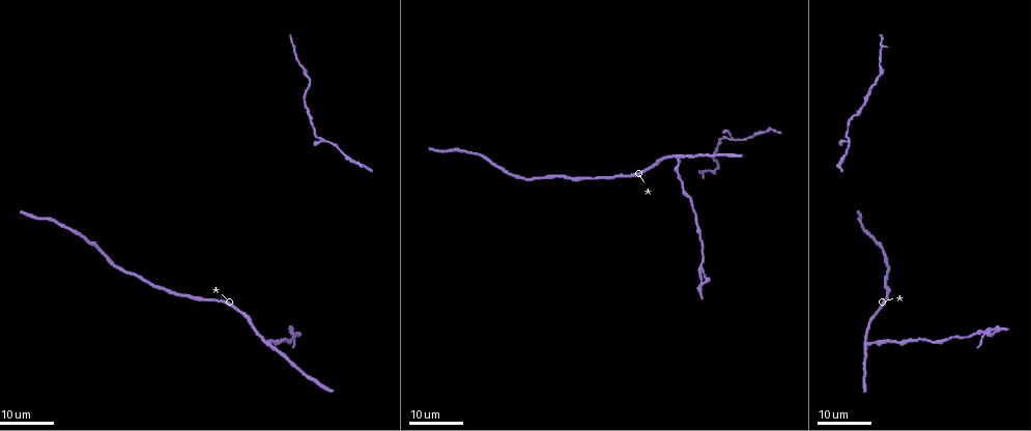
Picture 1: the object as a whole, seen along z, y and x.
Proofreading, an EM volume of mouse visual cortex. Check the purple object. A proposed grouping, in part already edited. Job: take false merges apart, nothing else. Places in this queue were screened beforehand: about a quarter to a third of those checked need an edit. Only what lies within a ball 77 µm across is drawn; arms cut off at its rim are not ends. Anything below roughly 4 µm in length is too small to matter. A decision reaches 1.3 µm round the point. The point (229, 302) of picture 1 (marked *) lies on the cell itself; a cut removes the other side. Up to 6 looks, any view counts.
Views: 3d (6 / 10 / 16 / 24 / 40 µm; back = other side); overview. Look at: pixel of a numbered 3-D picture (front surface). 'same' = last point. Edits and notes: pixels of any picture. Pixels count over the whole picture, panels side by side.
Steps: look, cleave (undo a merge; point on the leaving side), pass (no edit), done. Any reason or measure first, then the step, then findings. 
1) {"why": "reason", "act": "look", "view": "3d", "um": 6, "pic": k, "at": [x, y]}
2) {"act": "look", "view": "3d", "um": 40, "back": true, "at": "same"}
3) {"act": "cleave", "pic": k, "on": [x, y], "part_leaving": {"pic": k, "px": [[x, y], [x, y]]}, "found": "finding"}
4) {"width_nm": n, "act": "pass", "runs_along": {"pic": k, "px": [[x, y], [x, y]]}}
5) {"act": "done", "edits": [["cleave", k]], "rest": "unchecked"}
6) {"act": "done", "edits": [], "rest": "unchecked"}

{"why": "sudden change in width", "act": "look", "view": "3d", "um": 24, "pic": 1, "at": [684, 191]}

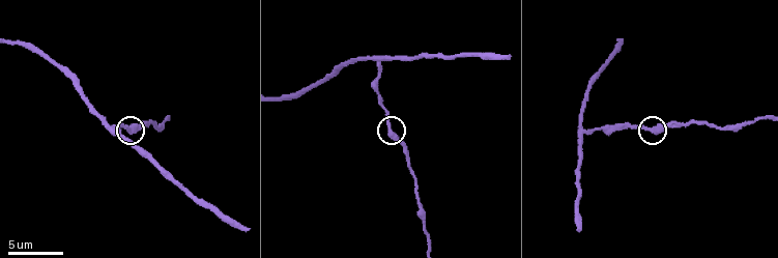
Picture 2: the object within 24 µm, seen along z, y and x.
{"why": "zoom in", "act": "look", "view": "3d", "um": 10, "pic": 2, "at": [388, 126]}

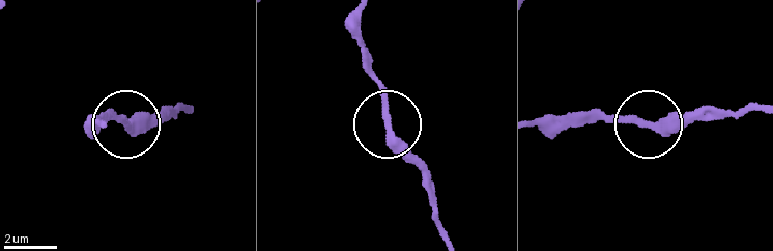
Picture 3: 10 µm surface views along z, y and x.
{"width_nm": 300, "act": "pass", "runs_along": {"pic": 3, "px": [[540, 124], [692, 119]]}, "found": "continuous, no second cell"}

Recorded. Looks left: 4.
{"why": "side arm on a straight run", "act": "look", "view": "3d", "um": 10, "pic": 2, "at": [117, 133]}

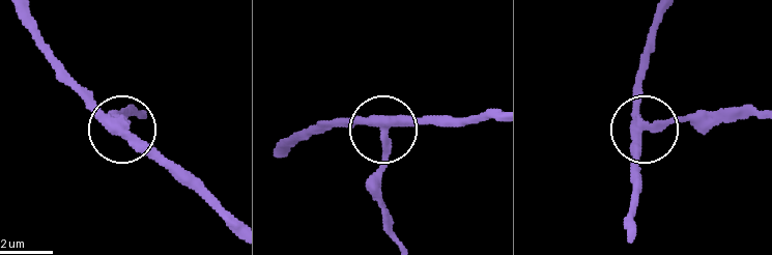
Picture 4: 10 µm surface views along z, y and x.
{"arms": 3, "act": "pass", "found": "all the same cell"}

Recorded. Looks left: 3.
{"why": "three arms meet", "act": "look", "view": "3d", "um": 24, "pic": 1, "at": [323, 142]}

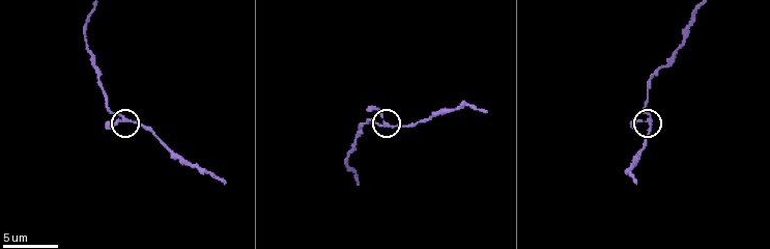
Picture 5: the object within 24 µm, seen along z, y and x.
{"act": "look", "view": "3d", "um": 10, "pic": 5, "at": [126, 117]}

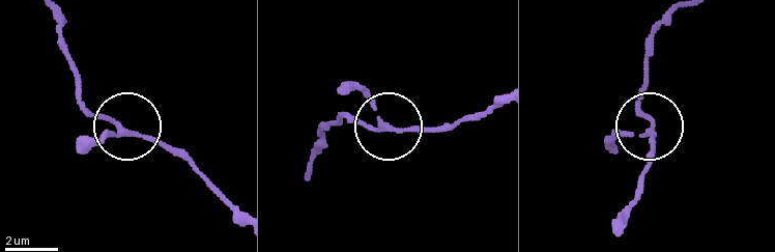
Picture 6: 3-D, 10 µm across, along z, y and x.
{"width_nm": 160, "act": "pass", "found": "all the same cell"}

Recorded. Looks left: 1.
{"act": "done", "edits": [], "rest": "unchecked"}

